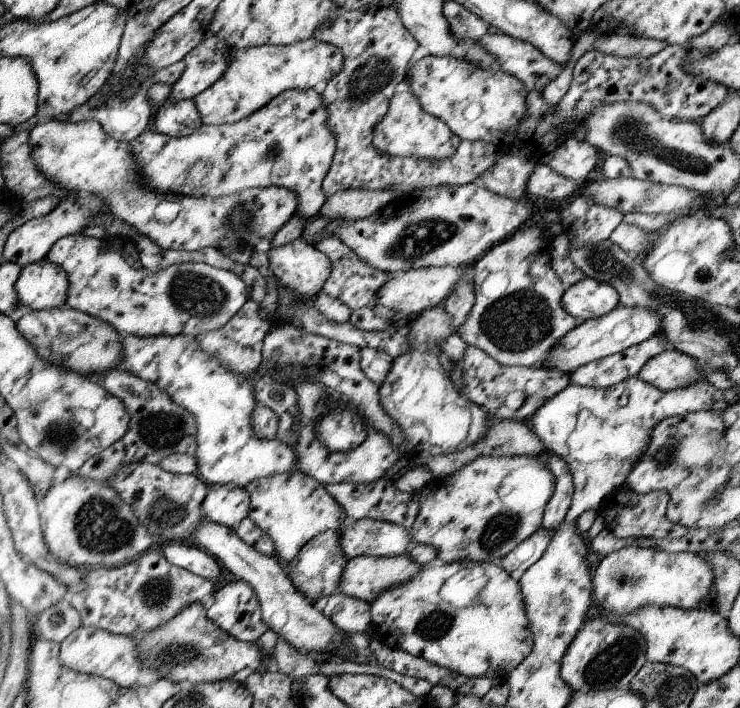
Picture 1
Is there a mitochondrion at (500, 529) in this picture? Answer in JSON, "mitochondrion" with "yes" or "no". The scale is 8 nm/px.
{"mitochondrion":"yes"}

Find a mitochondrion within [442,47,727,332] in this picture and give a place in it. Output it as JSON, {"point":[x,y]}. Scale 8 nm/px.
{"point":[631,133]}

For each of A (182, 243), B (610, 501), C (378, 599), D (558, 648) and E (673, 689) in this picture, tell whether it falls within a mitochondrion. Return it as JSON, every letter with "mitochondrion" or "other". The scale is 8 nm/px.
{"A":"other","B":"other","C":"other","D":"other","E":"mitochondrion"}

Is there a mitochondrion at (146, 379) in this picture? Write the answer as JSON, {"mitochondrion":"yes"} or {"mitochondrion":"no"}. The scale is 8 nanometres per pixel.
{"mitochondrion":"no"}

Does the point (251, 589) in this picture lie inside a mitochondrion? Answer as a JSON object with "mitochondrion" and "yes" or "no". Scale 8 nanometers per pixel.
{"mitochondrion":"no"}

